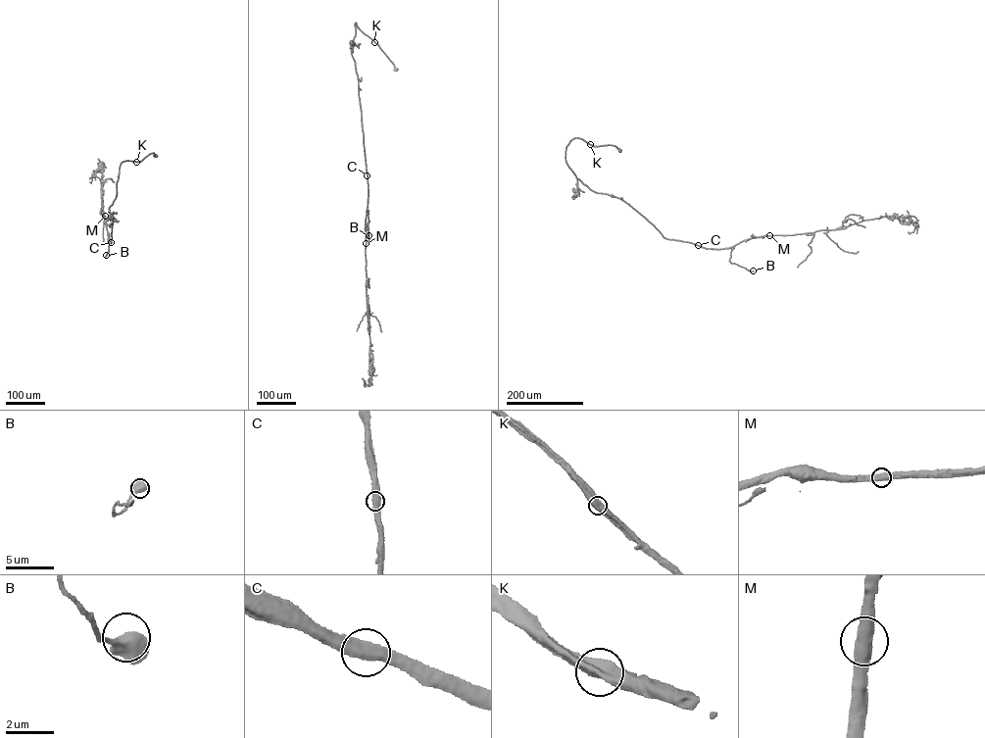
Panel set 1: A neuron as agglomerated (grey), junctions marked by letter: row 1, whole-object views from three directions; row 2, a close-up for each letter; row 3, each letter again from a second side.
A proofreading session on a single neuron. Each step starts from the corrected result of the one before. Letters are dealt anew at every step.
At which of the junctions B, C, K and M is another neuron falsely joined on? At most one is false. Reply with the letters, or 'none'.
none

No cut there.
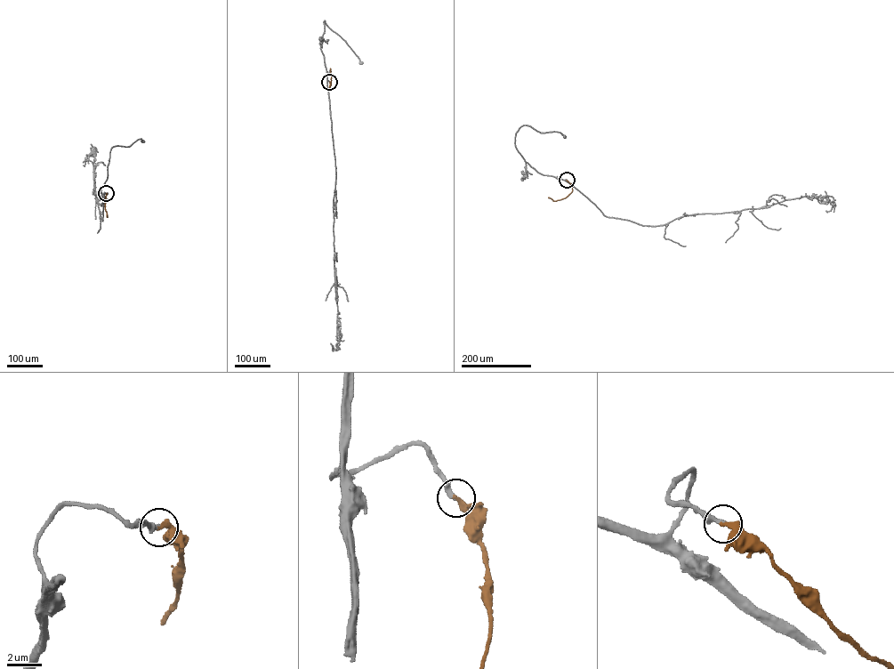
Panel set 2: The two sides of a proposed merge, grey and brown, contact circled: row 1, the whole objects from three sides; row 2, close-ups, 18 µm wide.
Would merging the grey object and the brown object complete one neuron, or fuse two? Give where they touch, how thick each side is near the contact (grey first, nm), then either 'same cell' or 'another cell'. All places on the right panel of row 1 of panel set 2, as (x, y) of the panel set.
place (567, 180); calibres 280 and 320 nm; same cell

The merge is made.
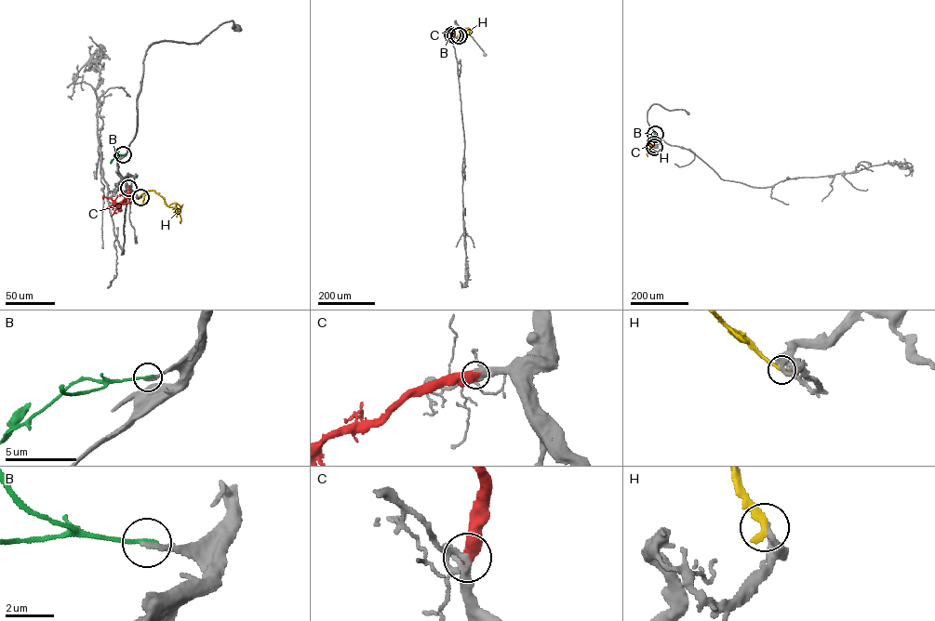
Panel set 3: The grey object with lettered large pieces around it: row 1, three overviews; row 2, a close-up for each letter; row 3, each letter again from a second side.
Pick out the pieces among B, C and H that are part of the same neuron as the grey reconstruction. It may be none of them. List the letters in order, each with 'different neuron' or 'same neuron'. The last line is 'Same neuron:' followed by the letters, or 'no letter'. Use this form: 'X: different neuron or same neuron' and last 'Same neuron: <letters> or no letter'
B: different neuron
C: same neuron
H: different neuron
Same neuron: C

